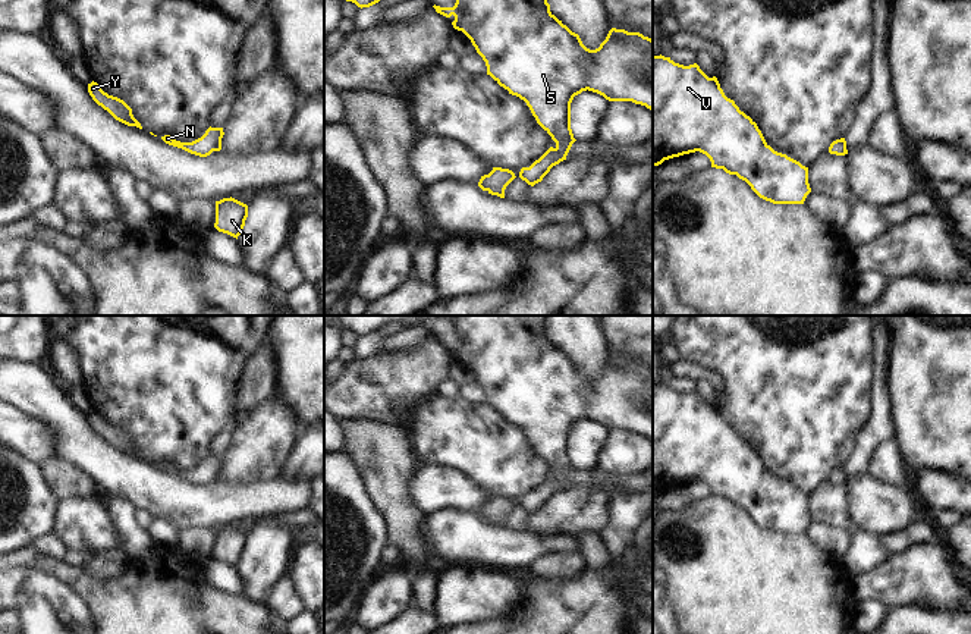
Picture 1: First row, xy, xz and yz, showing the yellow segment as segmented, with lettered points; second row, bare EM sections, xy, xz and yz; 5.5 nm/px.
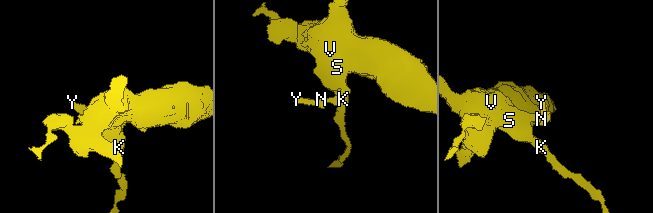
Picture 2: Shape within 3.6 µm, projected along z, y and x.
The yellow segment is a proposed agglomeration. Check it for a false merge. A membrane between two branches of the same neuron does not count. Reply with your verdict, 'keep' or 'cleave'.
keep

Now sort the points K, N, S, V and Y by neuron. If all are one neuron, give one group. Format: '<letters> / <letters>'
K N S V Y

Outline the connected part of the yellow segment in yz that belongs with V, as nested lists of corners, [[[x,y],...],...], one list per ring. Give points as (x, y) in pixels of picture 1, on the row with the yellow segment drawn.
[[[653,56],[653,167],[695,151],[706,154],[711,167],[736,175],[773,204],[804,204],[811,192],[808,167],[774,151],[757,123],[725,95],[716,76],[708,78],[697,63],[684,66]]]

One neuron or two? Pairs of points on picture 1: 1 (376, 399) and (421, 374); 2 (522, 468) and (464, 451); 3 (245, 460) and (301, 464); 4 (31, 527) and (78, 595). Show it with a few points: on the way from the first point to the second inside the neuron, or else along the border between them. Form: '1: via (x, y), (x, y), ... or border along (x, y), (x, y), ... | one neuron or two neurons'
1: via (387, 388), (396, 379), (409, 379) | one neuron
2: via (508, 464), (493, 451), (478, 451) | one neuron
3: border along (298, 442), (285, 471) | two neurons
4: border along (31, 545), (15, 552) | two neurons

